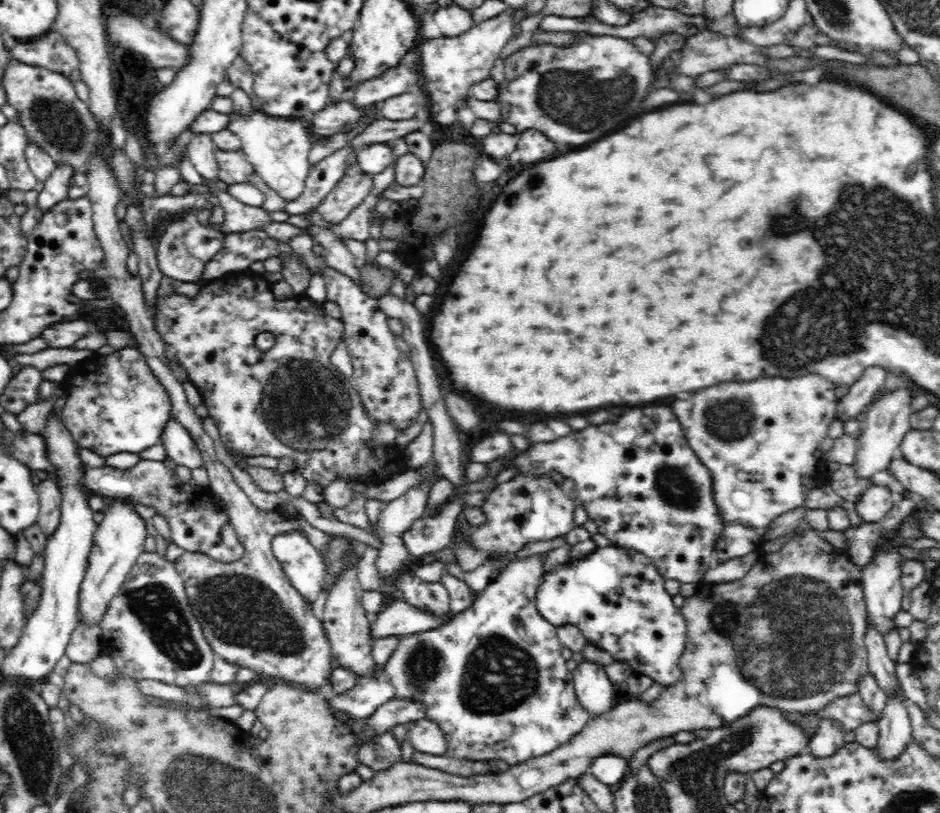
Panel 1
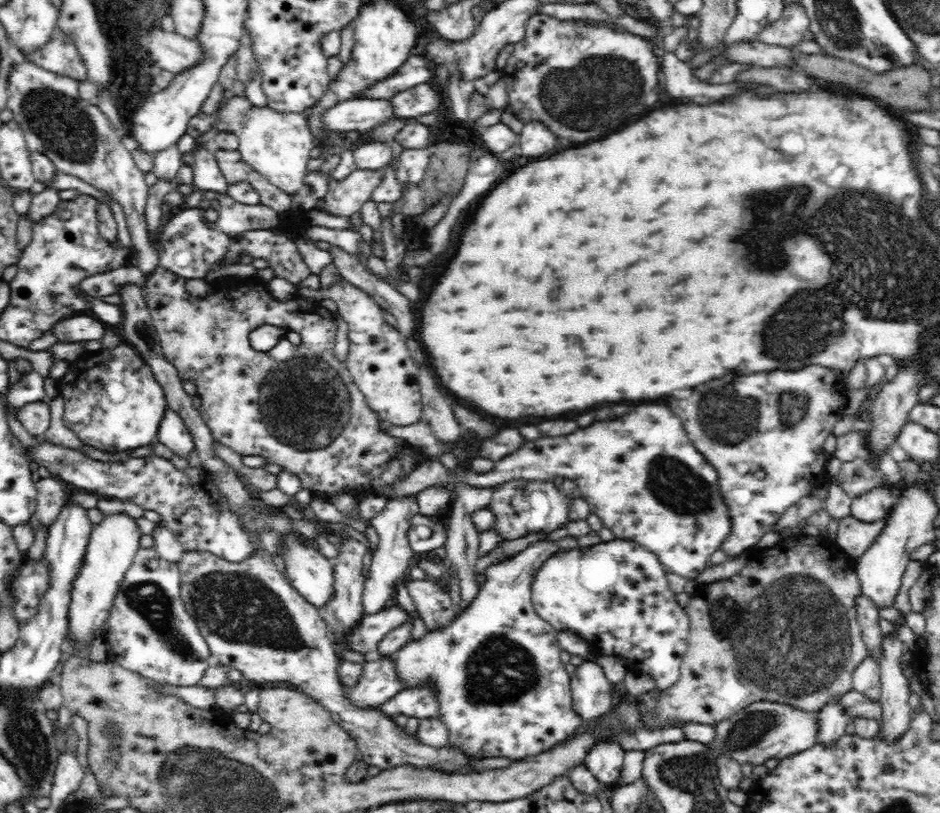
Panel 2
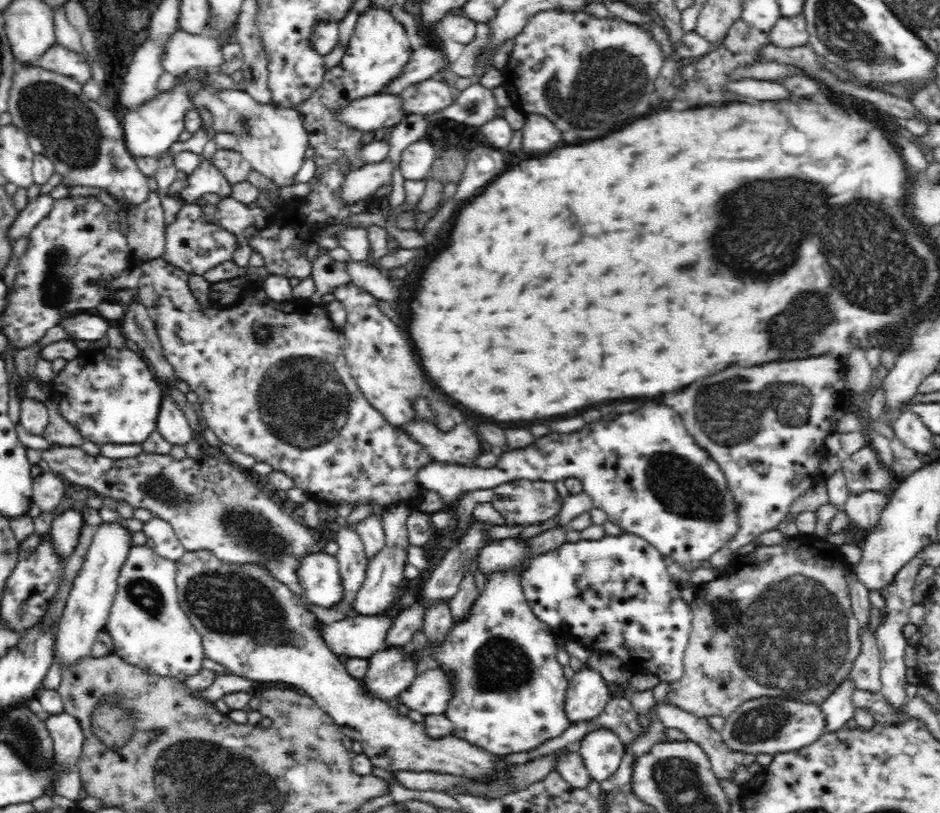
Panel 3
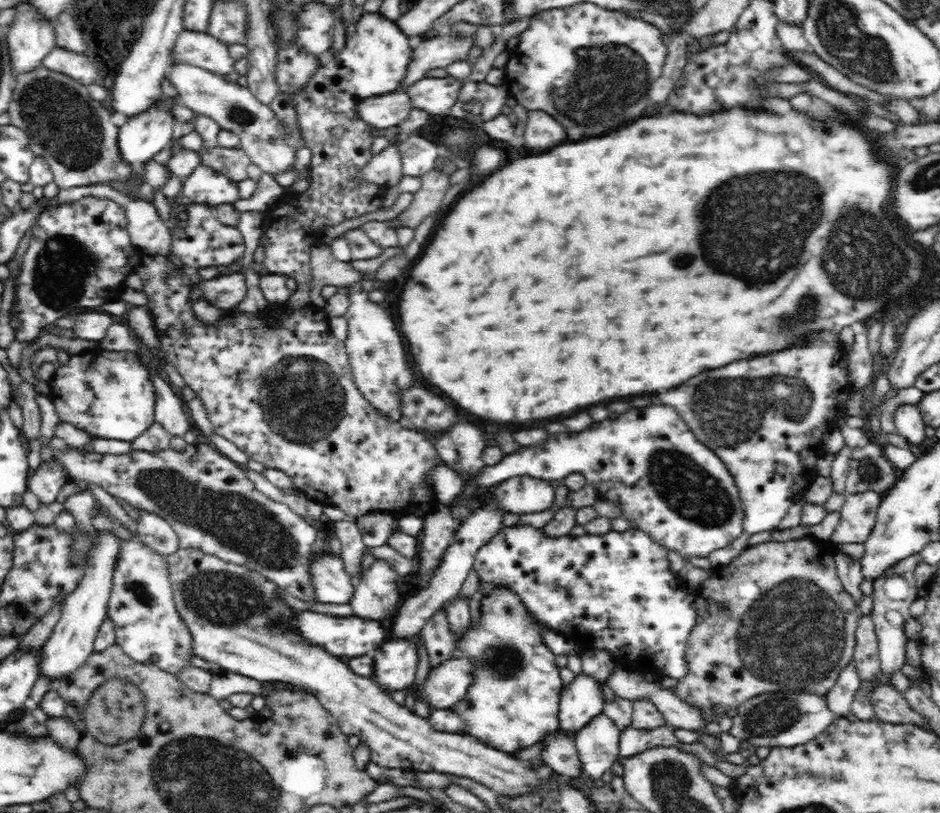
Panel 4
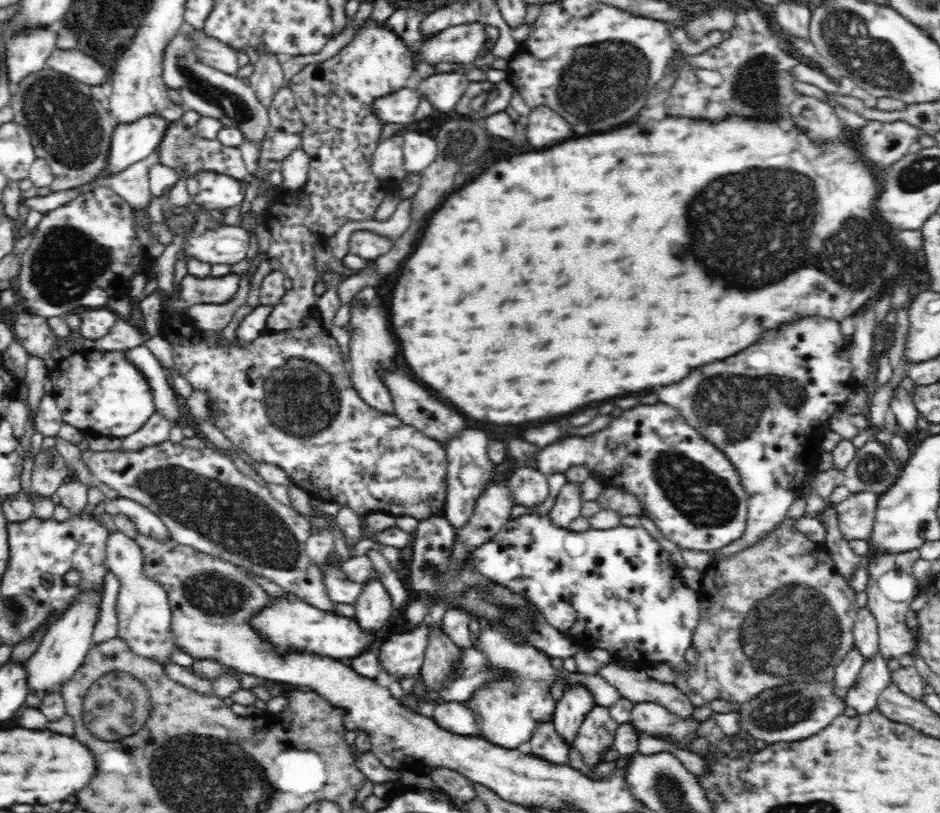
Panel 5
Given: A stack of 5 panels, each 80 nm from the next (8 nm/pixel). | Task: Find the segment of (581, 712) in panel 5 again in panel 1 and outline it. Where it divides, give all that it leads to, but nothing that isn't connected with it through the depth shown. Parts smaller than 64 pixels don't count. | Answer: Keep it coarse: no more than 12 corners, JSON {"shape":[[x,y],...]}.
{"shape":[[584,659],[575,696],[593,716],[614,708],[606,668]]}

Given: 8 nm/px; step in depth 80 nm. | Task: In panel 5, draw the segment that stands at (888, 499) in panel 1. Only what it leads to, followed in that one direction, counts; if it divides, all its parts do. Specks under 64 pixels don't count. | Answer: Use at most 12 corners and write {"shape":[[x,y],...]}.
{"shape":[[851,493],[835,506],[846,541],[870,537],[879,497]]}

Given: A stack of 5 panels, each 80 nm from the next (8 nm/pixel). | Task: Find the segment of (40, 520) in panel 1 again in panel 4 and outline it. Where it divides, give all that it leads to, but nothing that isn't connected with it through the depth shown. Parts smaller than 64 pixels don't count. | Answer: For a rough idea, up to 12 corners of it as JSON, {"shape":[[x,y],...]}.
{"shape":[[61,462],[41,464],[28,481],[40,504],[69,482]]}

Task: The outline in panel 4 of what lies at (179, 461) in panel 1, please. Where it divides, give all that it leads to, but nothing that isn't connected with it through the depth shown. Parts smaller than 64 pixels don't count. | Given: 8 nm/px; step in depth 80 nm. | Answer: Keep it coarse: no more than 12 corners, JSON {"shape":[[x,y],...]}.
{"shape":[[149,372],[156,391],[155,422],[170,438],[195,429],[173,386]]}

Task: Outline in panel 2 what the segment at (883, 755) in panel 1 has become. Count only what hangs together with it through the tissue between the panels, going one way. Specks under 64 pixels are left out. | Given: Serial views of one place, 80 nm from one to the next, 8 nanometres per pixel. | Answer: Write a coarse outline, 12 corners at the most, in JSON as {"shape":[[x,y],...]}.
{"shape":[[884,635],[878,737],[898,742],[913,720],[900,671],[905,644]]}

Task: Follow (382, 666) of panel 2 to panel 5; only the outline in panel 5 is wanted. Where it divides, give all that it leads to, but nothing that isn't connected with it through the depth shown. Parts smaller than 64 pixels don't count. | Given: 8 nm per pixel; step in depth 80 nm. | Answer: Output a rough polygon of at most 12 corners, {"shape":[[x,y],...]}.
{"shape":[[425,623],[382,638],[374,649],[397,682],[418,676]]}

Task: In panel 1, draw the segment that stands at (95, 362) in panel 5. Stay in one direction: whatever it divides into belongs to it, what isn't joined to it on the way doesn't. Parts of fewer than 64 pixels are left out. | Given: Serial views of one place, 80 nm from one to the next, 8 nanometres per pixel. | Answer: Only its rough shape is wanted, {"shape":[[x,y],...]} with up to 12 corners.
{"shape":[[136,346],[71,367],[61,419],[104,459],[160,444],[170,397]]}

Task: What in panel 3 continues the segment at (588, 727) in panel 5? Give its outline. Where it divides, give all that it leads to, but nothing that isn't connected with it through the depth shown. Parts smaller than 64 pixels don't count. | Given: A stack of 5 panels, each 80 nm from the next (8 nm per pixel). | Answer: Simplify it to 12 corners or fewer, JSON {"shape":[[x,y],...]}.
{"shape":[[586,733],[577,751],[593,780],[618,770],[626,748],[617,734]]}

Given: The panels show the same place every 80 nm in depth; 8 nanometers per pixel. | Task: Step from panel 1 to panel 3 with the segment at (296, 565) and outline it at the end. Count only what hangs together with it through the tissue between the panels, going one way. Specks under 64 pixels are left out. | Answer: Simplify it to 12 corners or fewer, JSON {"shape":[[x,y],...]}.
{"shape":[[308,552],[298,560],[304,596],[332,607],[342,598],[335,556]]}

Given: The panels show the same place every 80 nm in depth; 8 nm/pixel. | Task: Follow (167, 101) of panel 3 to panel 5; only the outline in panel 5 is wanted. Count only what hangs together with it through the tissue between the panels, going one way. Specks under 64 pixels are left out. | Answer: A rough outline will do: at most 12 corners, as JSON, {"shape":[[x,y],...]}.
{"shape":[[148,114],[117,124],[106,177],[156,152],[165,118]]}

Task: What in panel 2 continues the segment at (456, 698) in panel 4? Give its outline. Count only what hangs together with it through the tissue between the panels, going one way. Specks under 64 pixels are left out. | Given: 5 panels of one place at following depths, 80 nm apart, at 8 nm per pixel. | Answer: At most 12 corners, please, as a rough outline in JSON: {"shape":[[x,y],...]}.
{"shape":[[416,686],[379,709],[387,717],[436,717],[437,694]]}

